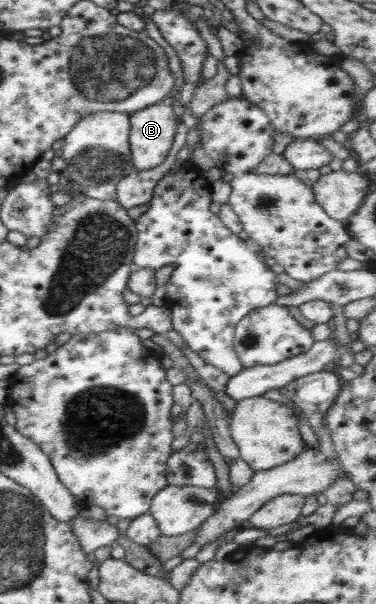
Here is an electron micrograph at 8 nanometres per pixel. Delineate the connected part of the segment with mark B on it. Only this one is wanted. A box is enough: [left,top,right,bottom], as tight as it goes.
[129,95,177,170]

